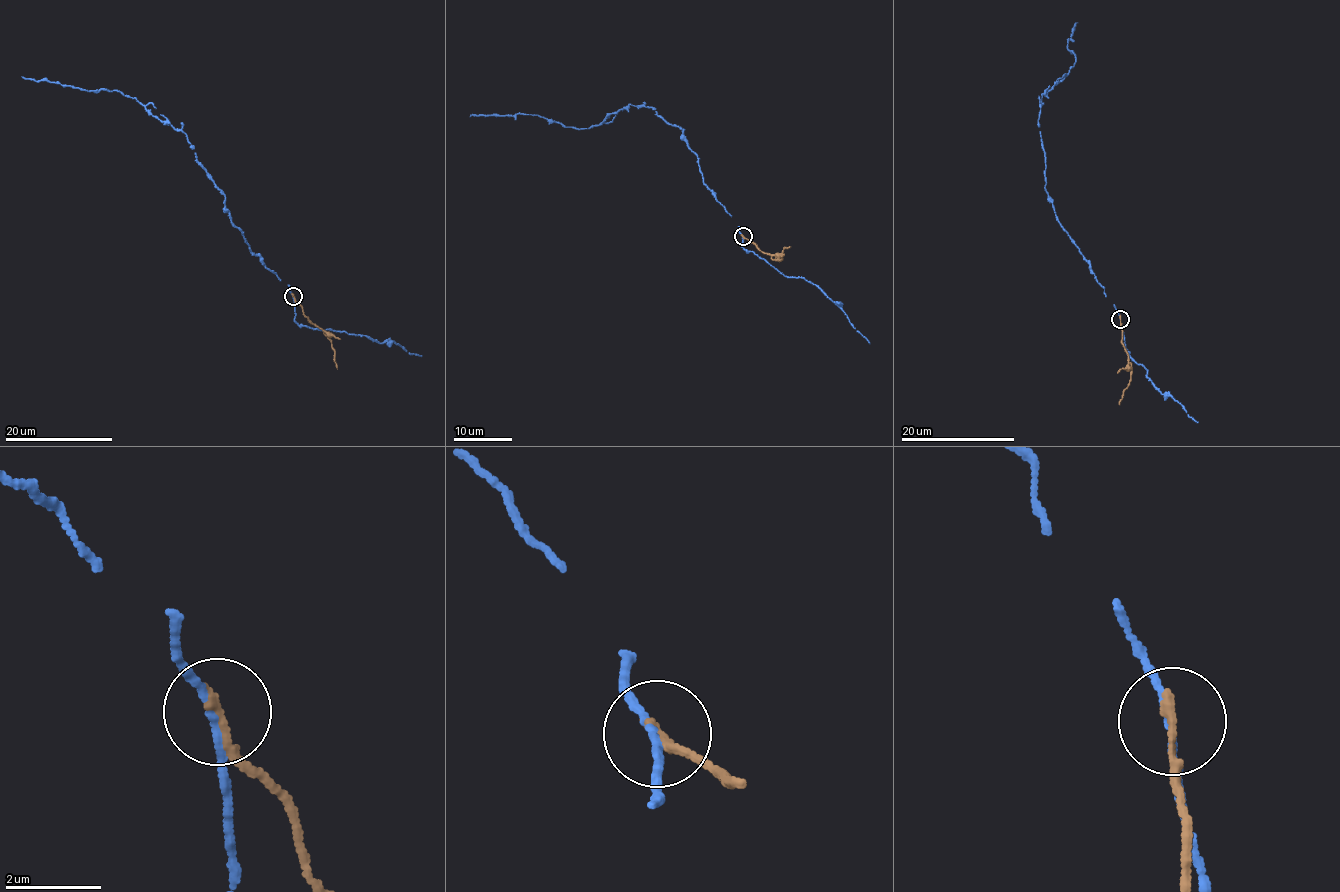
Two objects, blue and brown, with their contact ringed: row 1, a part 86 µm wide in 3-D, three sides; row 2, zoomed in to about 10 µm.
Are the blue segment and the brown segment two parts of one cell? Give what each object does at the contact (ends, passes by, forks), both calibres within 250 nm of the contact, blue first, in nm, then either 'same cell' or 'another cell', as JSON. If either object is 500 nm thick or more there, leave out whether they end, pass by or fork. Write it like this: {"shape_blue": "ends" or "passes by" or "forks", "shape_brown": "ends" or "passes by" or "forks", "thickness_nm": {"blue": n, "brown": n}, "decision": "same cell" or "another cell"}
{"shape_blue": "passes by", "shape_brown": "ends", "thickness_nm": {"blue": 120, "brown": 240}, "decision": "another cell"}

